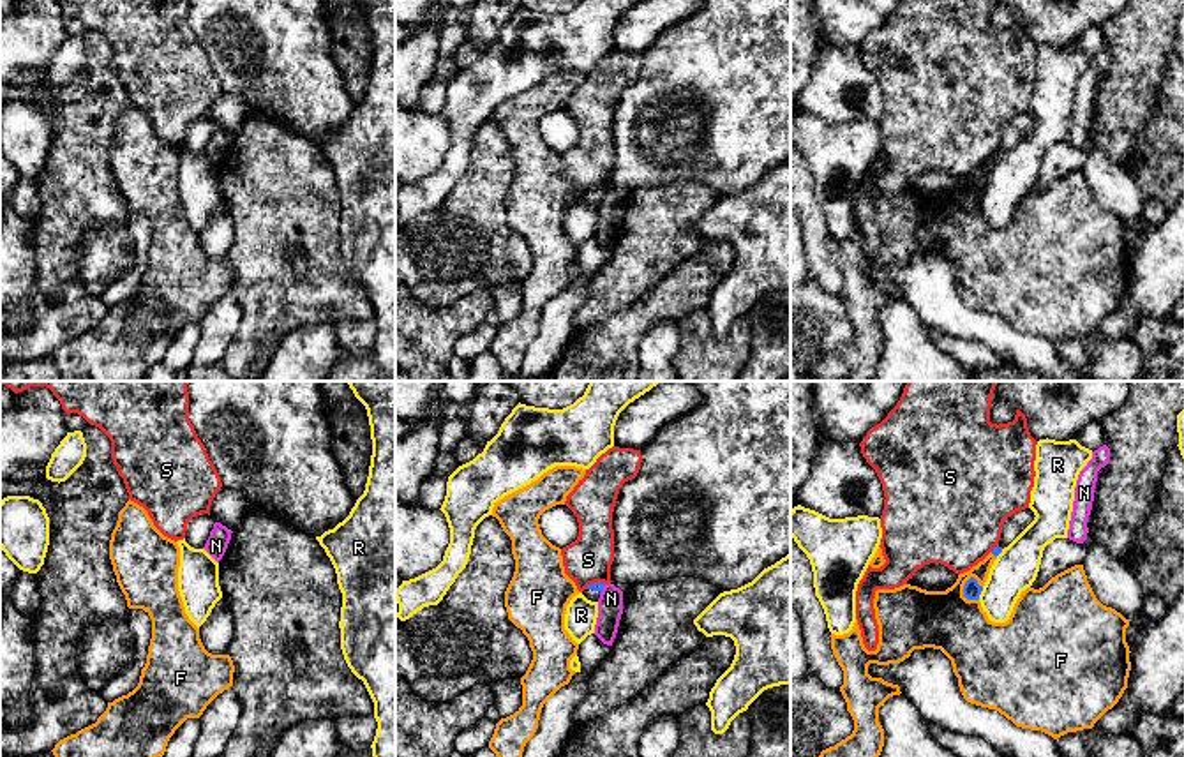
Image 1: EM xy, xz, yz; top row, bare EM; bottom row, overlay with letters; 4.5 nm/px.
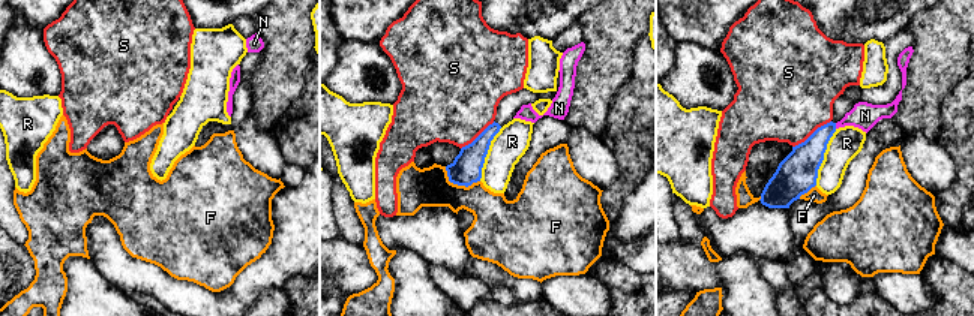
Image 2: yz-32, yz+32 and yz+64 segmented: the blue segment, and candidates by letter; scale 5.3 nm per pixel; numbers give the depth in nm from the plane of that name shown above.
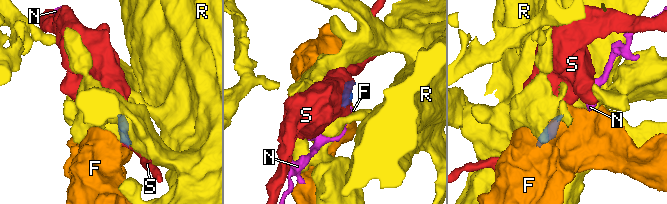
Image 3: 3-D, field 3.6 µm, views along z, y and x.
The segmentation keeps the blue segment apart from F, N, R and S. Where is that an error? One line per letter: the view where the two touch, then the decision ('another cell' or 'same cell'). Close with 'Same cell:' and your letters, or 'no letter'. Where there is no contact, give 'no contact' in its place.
F: yz | another cell
N: xz | another cell
R: yz | another cell
S: xz | another cell
Same cell: no letter

